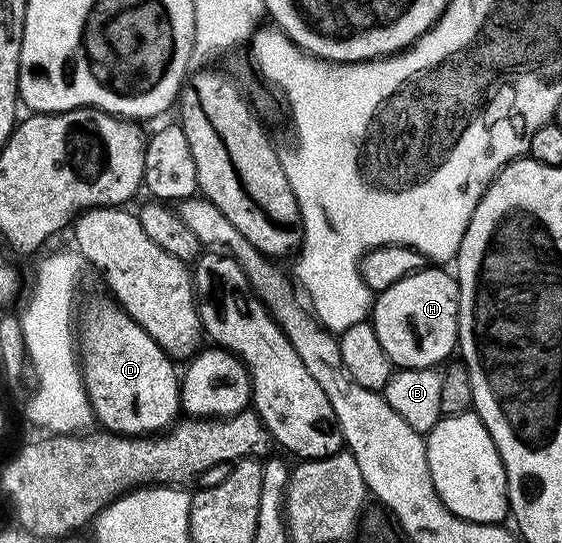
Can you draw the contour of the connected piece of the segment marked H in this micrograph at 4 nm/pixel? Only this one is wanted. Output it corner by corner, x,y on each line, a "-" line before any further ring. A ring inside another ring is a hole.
424,266
401,278
401,282
393,282
389,290
374,297
369,320
396,369
433,368
442,365
456,351
459,339
459,282
452,273
450,276
439,268
442,267

